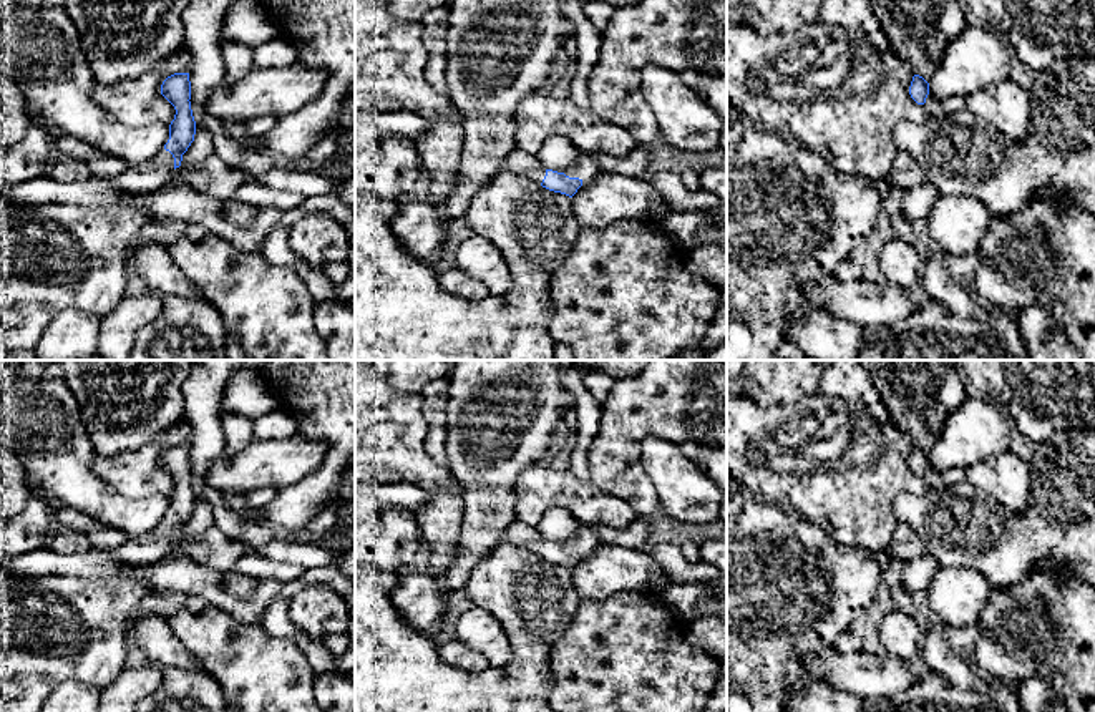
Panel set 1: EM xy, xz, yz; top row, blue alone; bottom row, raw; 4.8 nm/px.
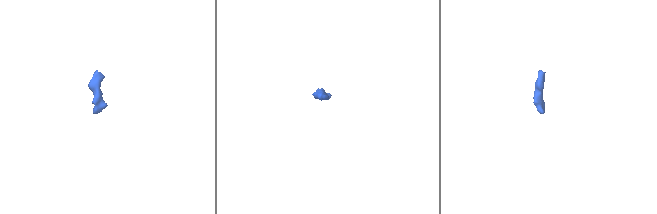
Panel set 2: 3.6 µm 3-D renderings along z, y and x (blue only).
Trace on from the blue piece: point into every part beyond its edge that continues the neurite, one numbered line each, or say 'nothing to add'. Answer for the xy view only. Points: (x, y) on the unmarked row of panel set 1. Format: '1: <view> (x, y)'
1: xy (153, 546)

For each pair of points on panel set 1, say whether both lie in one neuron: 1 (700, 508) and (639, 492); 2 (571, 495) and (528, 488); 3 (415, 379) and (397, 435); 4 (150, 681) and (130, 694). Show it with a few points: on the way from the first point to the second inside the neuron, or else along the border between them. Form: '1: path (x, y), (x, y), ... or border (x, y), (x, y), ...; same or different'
1: border (641, 460), (659, 503); different
2: path (561, 488), (538, 488); same
3: border (384, 377), (395, 389), (420, 394); different
4: path (145, 681), (135, 689); same

